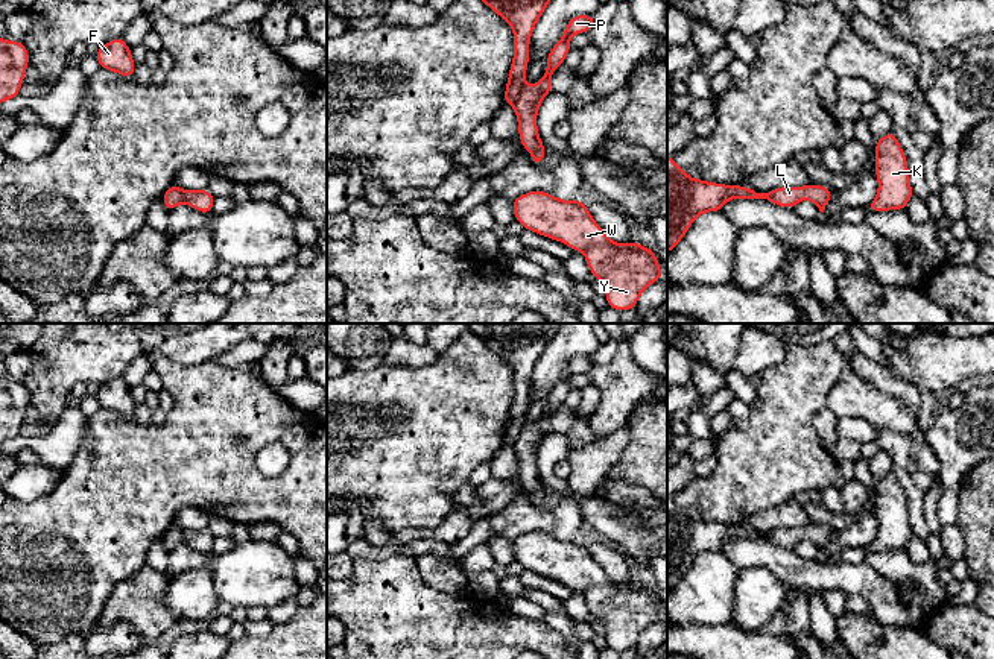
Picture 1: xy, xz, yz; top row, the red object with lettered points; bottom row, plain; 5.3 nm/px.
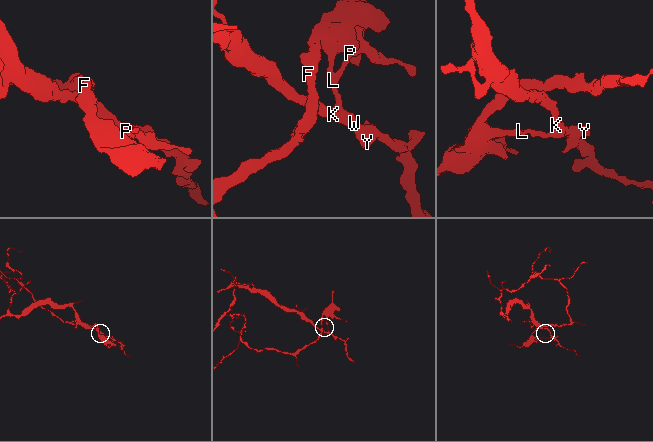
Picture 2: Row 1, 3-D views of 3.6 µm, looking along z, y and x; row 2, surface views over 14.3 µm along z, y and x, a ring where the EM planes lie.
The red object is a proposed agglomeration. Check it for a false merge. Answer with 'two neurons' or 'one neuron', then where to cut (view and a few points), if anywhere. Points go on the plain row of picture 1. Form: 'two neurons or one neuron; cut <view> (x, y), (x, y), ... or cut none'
two neurons; cut xz (525, 425), (514, 444)

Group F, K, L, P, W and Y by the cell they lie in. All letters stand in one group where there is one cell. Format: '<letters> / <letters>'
F / K L P W Y

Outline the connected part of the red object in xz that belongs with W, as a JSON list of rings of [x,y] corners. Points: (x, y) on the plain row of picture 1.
[[[533,530],[515,538],[512,550],[524,569],[582,592],[590,613],[606,627],[608,647],[617,651],[635,648],[641,632],[663,620],[655,592],[632,580],[614,583],[588,553],[585,539],[562,541]]]

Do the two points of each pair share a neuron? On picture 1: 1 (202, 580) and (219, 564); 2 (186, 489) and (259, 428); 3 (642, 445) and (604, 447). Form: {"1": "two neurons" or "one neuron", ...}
{"1": "two neurons", "2": "one neuron", "3": "two neurons"}

